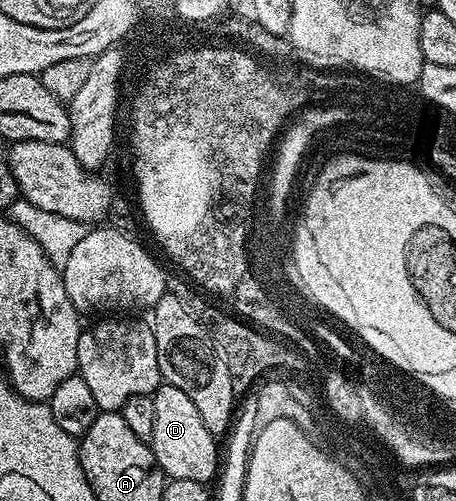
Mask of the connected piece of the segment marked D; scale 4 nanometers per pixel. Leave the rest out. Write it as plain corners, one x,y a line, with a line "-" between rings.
160,384
153,394
153,408
153,435
149,444
164,478
172,481
193,479
193,483
202,485
214,482
221,469
221,445
209,427
205,427
189,395
178,387

